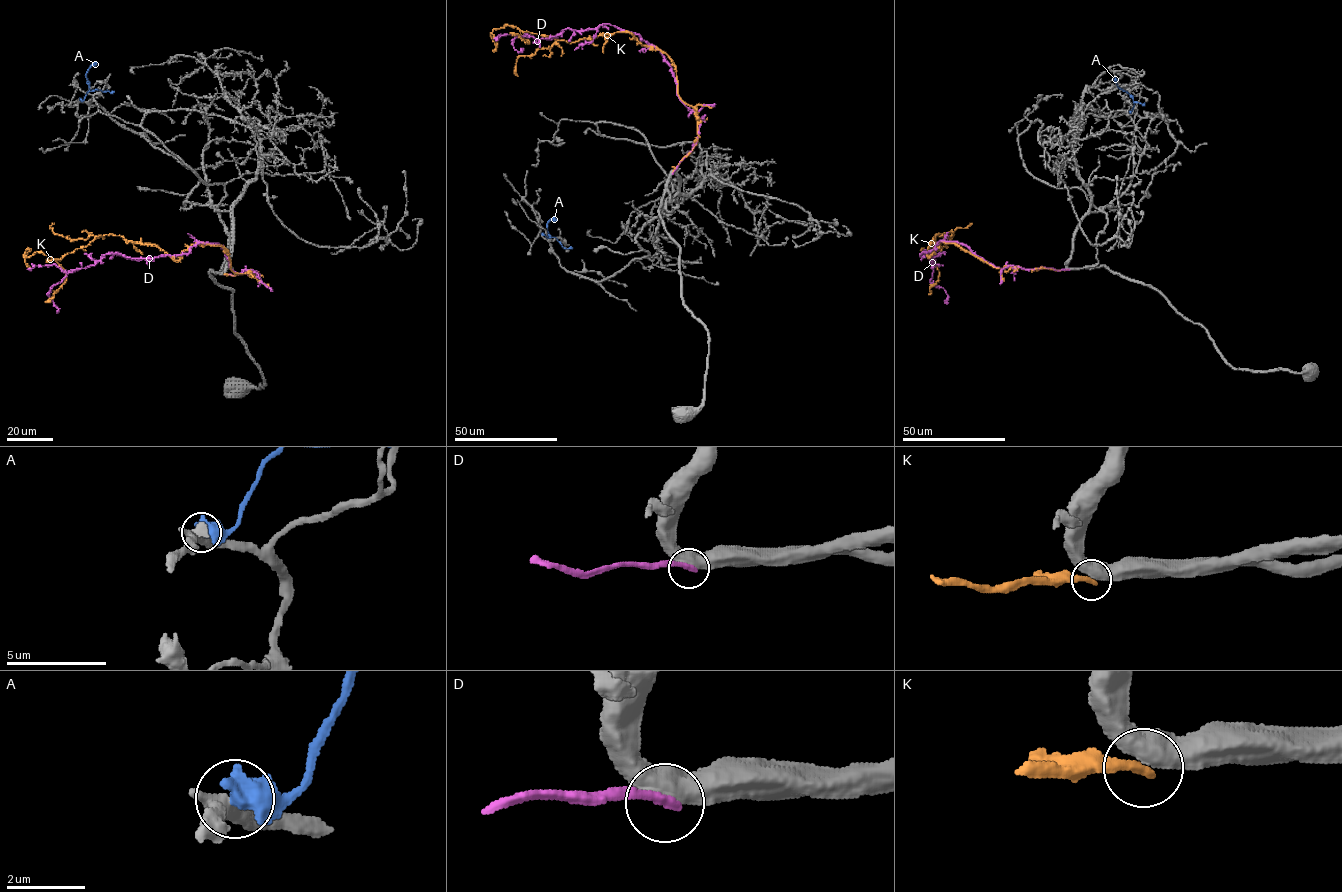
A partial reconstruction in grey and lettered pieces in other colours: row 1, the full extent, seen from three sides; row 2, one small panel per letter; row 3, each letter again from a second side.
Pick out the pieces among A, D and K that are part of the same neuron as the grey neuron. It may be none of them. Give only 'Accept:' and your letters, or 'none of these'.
Accept: none of these

